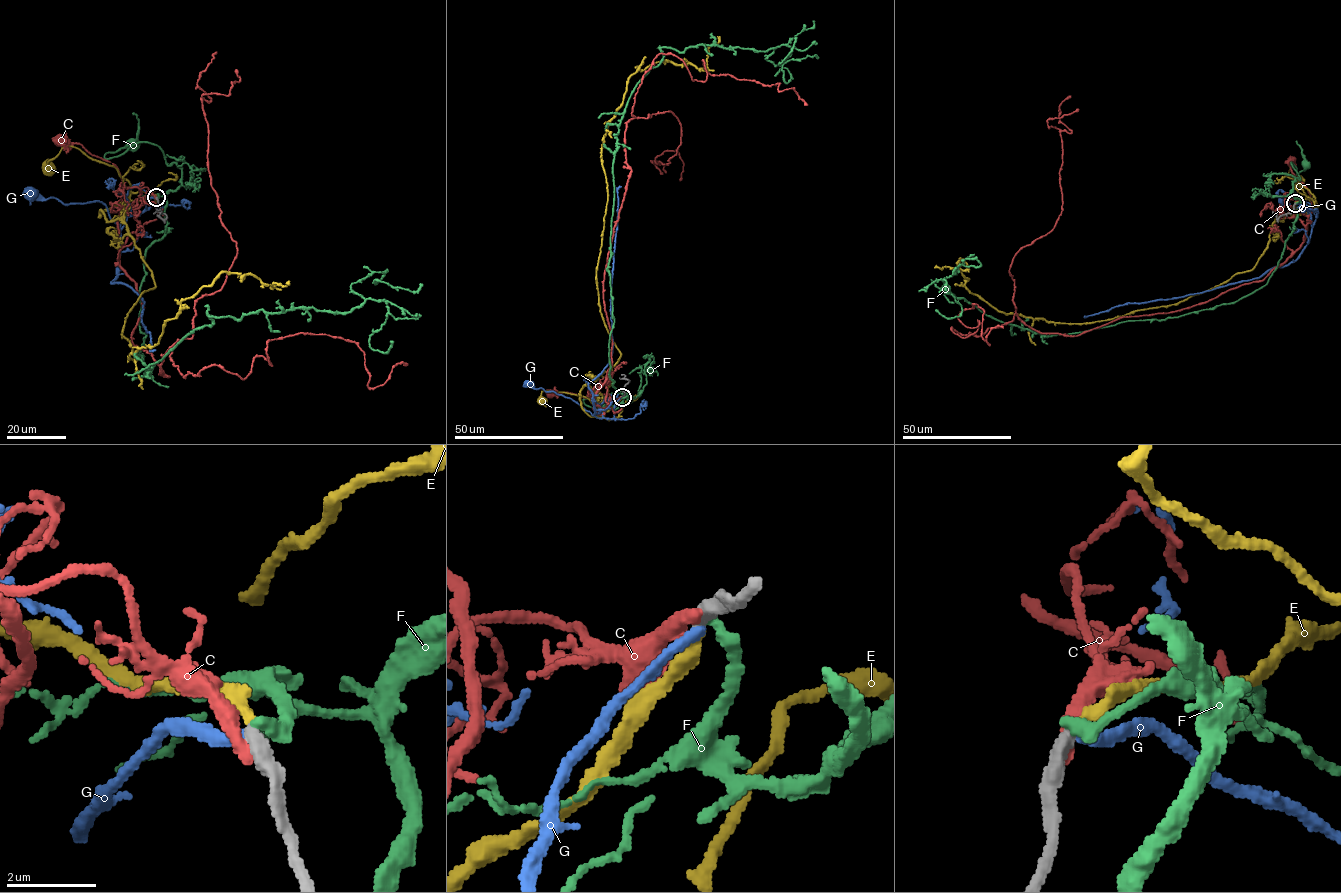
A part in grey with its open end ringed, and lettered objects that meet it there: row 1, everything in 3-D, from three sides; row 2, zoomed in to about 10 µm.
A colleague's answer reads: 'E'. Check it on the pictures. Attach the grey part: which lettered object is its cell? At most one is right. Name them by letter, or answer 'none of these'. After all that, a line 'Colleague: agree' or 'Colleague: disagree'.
E
Colleague: agree

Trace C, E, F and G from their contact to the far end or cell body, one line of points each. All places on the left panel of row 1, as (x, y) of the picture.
C: (156, 198), (147, 187), (139, 188), (140, 195), (122, 208), (118, 169), (81, 145), (60, 140)
E: (156, 197), (131, 192), (130, 183), (115, 168), (91, 159), (74, 147), (64, 146), (47, 163), (50, 166)
F: (157, 197), (180, 185), (181, 169), (175, 162), (167, 164), (159, 147), (146, 142), (105, 157), (133, 143)
G: (156, 197), (147, 201), (141, 212), (128, 215), (117, 225), (99, 201), (65, 204), (55, 198), (29, 195)

